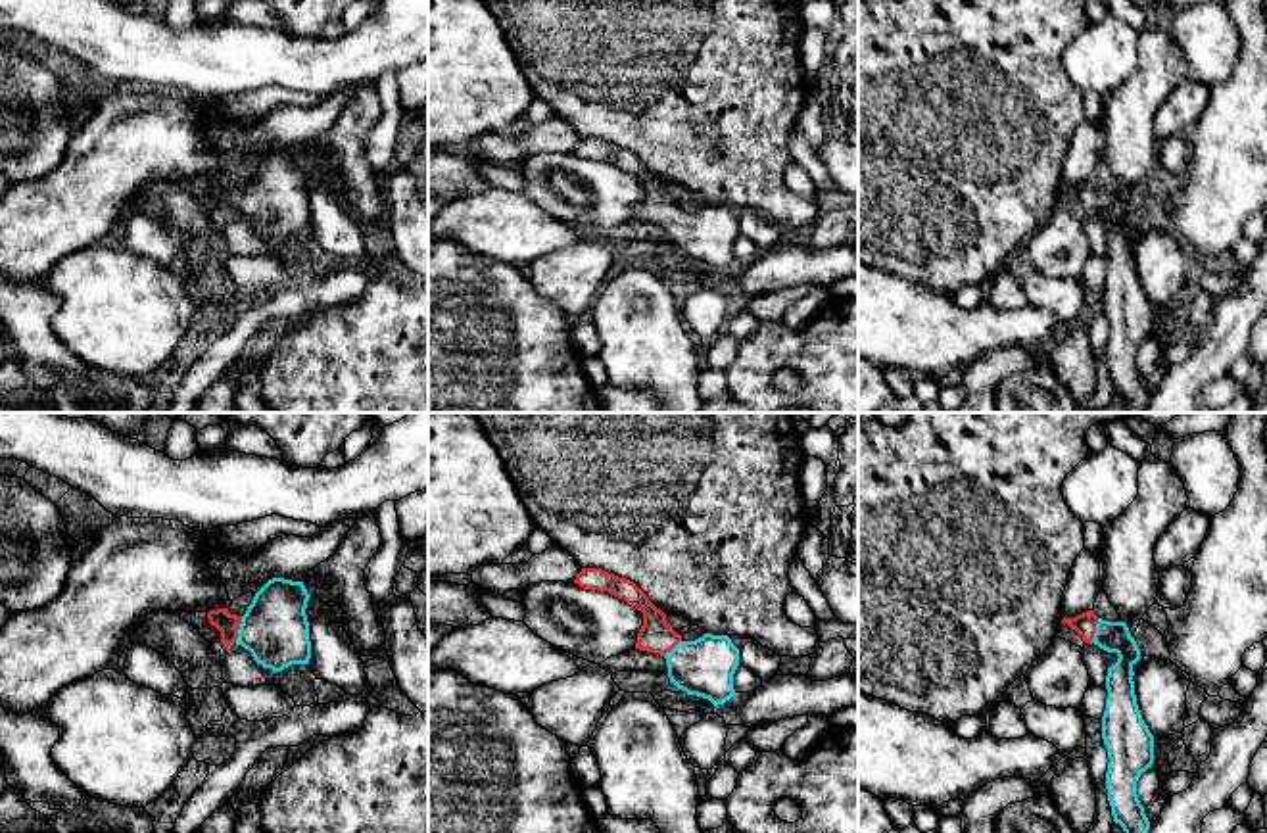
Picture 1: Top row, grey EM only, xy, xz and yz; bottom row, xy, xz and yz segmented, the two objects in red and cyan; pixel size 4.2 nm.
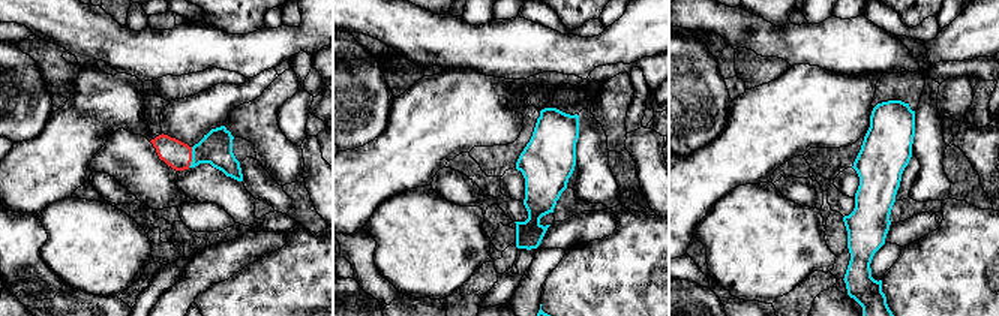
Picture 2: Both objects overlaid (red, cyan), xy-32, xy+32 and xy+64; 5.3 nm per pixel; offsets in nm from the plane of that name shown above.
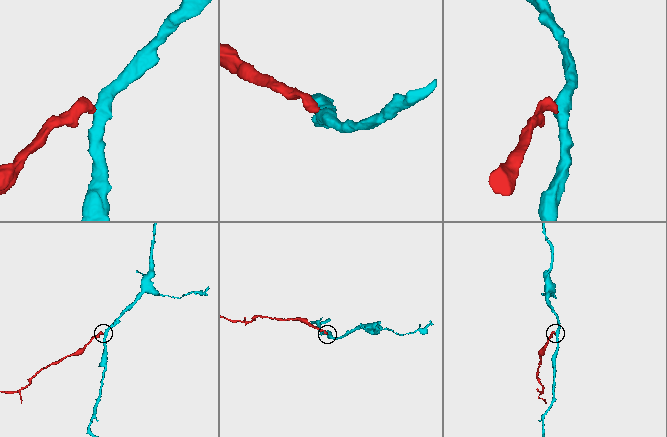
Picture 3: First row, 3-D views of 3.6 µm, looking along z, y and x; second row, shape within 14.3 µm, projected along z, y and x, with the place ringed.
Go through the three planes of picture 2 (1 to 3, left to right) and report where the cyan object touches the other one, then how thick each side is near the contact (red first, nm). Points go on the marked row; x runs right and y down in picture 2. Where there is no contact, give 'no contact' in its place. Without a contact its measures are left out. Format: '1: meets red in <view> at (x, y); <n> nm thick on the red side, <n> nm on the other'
1: meets red in xy-32 at (191, 158); 150 nm thick on the red side, 180 nm on the other
2: no contact
3: no contact

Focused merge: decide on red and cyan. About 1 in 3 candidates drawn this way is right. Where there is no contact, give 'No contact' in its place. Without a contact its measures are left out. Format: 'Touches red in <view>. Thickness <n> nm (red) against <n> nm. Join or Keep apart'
Touches red in xy. Thickness 90 nm (red) against 280 nm. Join

